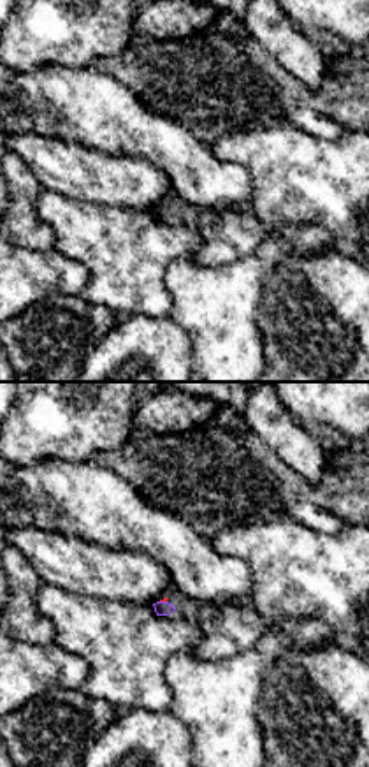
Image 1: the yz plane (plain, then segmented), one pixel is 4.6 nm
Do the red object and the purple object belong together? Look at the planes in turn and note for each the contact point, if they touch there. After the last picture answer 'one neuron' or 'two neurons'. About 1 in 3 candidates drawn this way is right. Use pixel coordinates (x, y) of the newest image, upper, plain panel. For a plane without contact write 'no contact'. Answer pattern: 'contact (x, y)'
contact (164, 206)

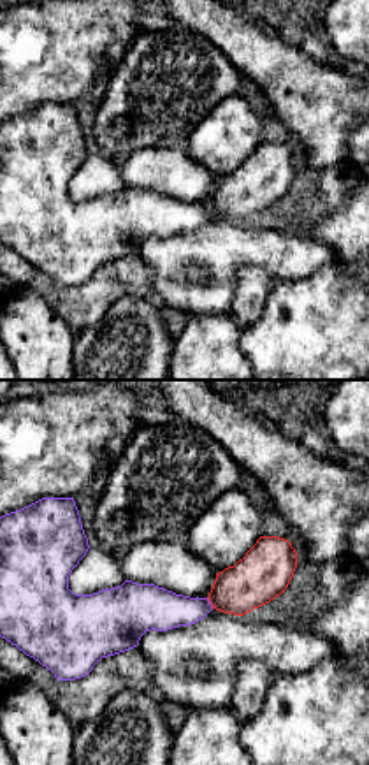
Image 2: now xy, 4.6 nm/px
contact (211, 210)

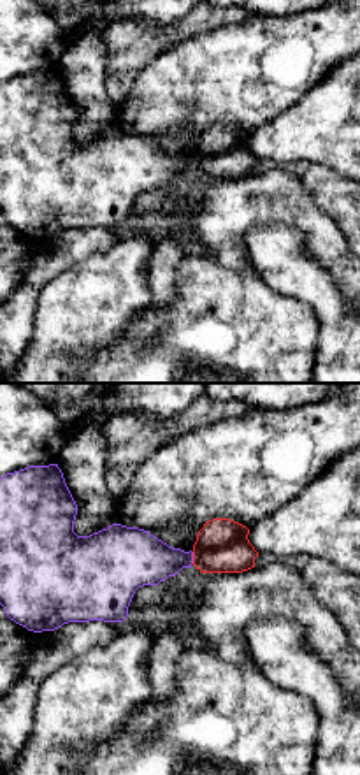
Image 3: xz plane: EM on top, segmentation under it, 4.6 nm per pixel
contact (194, 164)

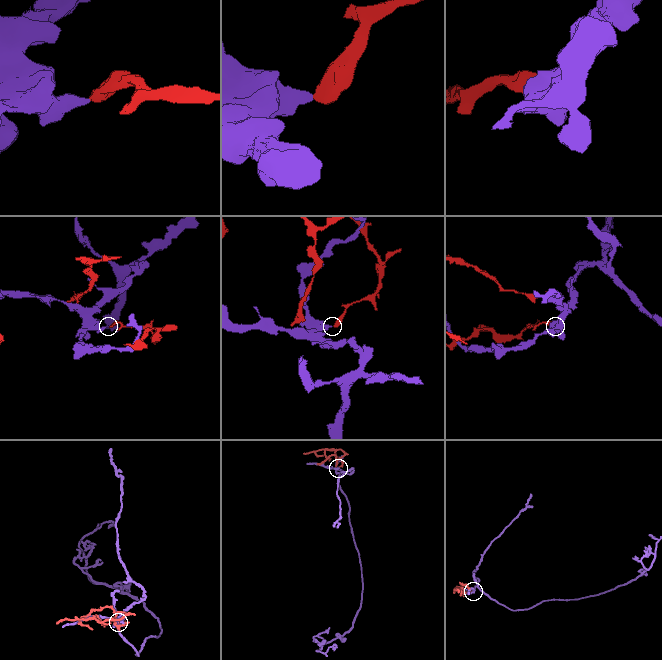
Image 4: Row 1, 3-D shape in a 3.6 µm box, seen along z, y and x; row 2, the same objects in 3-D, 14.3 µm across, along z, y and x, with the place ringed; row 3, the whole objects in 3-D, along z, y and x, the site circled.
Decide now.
two neurons

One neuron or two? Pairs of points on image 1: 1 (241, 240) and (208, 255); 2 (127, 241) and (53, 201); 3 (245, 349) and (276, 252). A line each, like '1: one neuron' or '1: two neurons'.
1: one neuron
2: one neuron
3: one neuron

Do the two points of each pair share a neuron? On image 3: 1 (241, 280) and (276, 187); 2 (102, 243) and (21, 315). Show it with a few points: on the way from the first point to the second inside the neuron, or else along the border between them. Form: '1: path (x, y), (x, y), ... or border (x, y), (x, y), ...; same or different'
1: border (206, 255), (222, 262), (243, 262), (246, 259); different
2: path (78, 243), (69, 246), (34, 282), (30, 290); same

